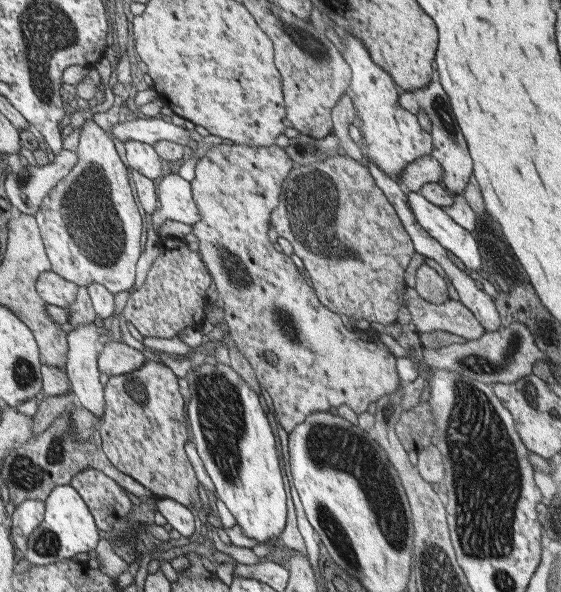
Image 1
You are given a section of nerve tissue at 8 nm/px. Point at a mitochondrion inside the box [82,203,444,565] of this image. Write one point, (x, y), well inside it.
(219, 408)

